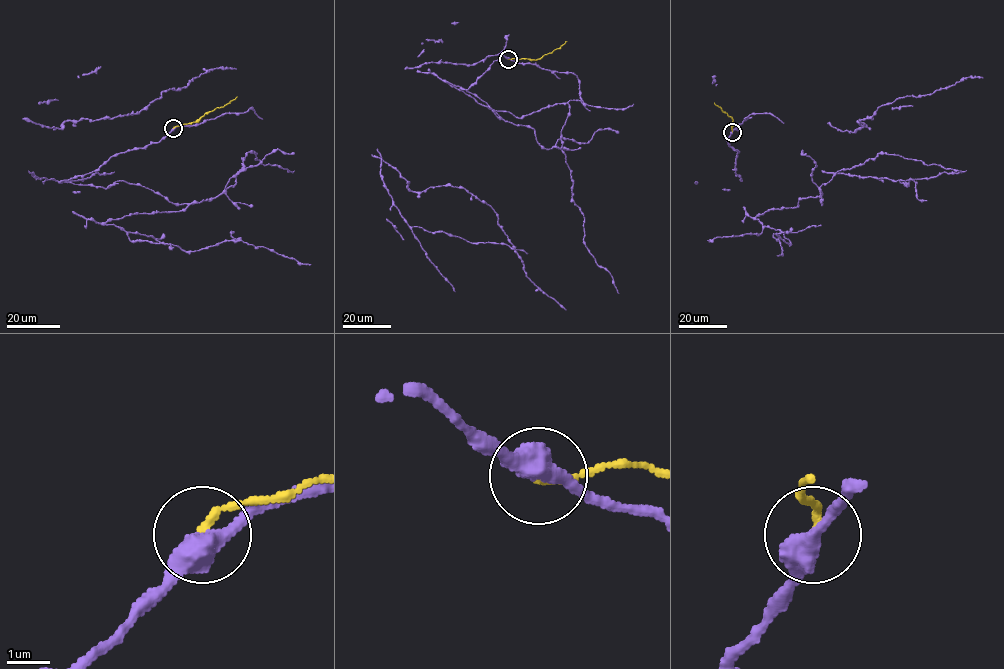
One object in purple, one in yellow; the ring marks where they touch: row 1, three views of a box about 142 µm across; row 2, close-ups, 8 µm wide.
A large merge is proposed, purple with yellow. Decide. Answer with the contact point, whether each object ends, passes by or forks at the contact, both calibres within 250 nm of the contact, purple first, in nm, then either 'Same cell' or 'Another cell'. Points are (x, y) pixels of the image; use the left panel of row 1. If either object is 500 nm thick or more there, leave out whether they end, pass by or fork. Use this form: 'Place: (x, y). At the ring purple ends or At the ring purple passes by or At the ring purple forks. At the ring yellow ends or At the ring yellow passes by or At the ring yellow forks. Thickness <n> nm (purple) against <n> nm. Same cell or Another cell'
Place: (173, 128). At the ring purple passes by. At the ring yellow ends. Thickness 480 nm (purple) against 160 nm. Another cell

